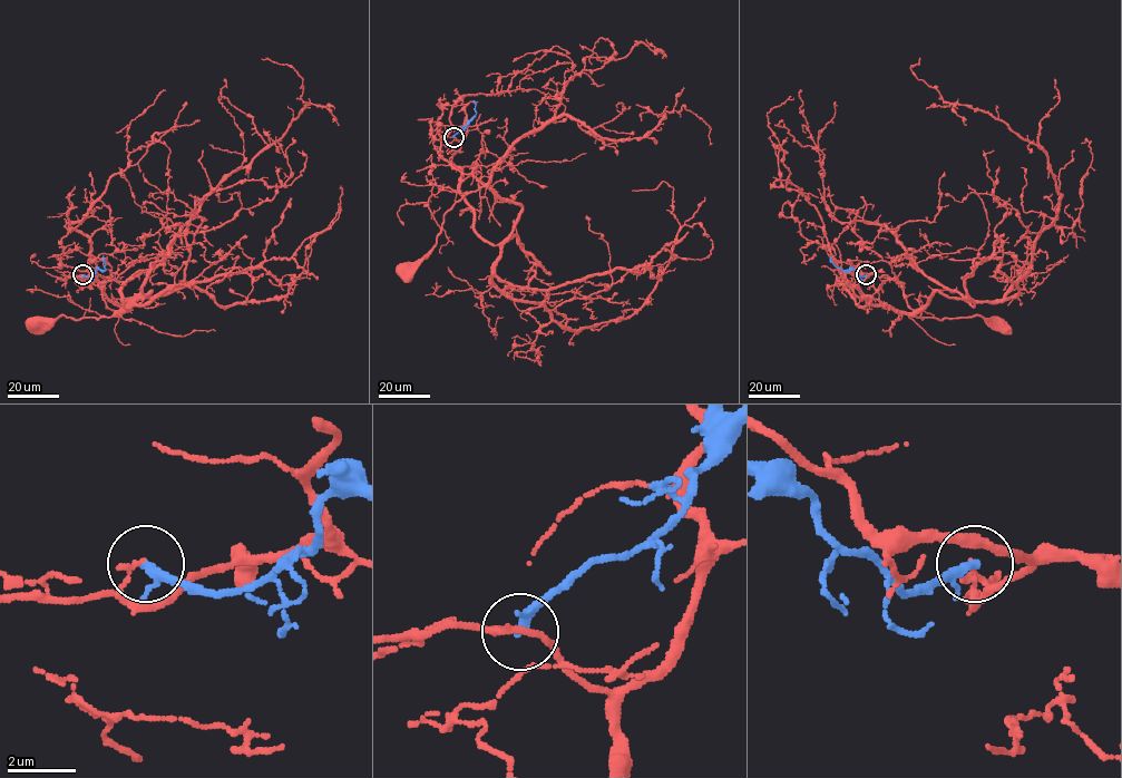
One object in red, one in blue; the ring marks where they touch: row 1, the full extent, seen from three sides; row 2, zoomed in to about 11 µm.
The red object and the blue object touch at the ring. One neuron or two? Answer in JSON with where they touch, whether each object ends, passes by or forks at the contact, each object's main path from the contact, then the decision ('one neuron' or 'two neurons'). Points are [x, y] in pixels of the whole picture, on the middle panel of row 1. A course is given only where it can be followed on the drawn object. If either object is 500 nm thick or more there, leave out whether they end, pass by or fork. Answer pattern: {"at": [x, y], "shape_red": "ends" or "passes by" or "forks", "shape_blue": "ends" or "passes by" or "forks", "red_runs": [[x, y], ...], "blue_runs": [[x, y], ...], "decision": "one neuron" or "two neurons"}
{"at": [454, 137], "shape_red": "ends", "shape_blue": "passes by", "red_runs": [[452, 137], [459, 147], [451, 164], [485, 186], [455, 204], [444, 216], [437, 243], [402, 271]], "blue_runs": [[454, 137], [476, 114], [474, 101]], "decision": "two neurons"}

